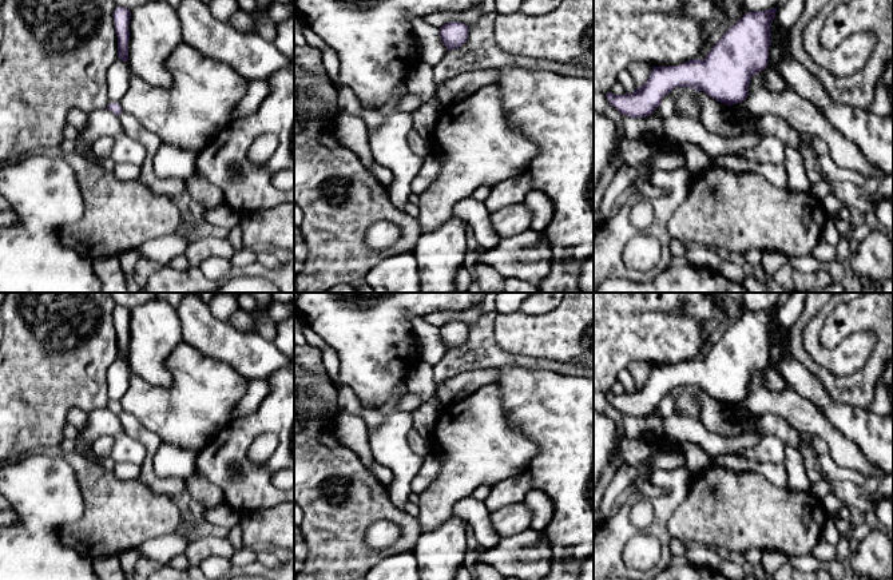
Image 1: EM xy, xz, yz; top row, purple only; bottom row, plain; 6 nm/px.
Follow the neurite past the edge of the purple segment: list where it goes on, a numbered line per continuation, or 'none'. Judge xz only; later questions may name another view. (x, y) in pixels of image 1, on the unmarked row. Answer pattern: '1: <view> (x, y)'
none

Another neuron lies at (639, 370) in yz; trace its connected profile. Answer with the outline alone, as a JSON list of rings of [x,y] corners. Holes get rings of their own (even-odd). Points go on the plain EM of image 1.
[[[634,361],[627,366],[627,370],[630,376],[634,378],[634,381],[638,384],[638,386],[640,386],[644,382],[647,382],[652,366],[647,362]]]

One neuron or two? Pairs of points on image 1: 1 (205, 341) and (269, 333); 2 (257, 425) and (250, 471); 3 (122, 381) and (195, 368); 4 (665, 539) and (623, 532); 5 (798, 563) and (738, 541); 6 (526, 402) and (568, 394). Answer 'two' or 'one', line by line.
1: two
2: one
3: two
4: one
5: two
6: one

